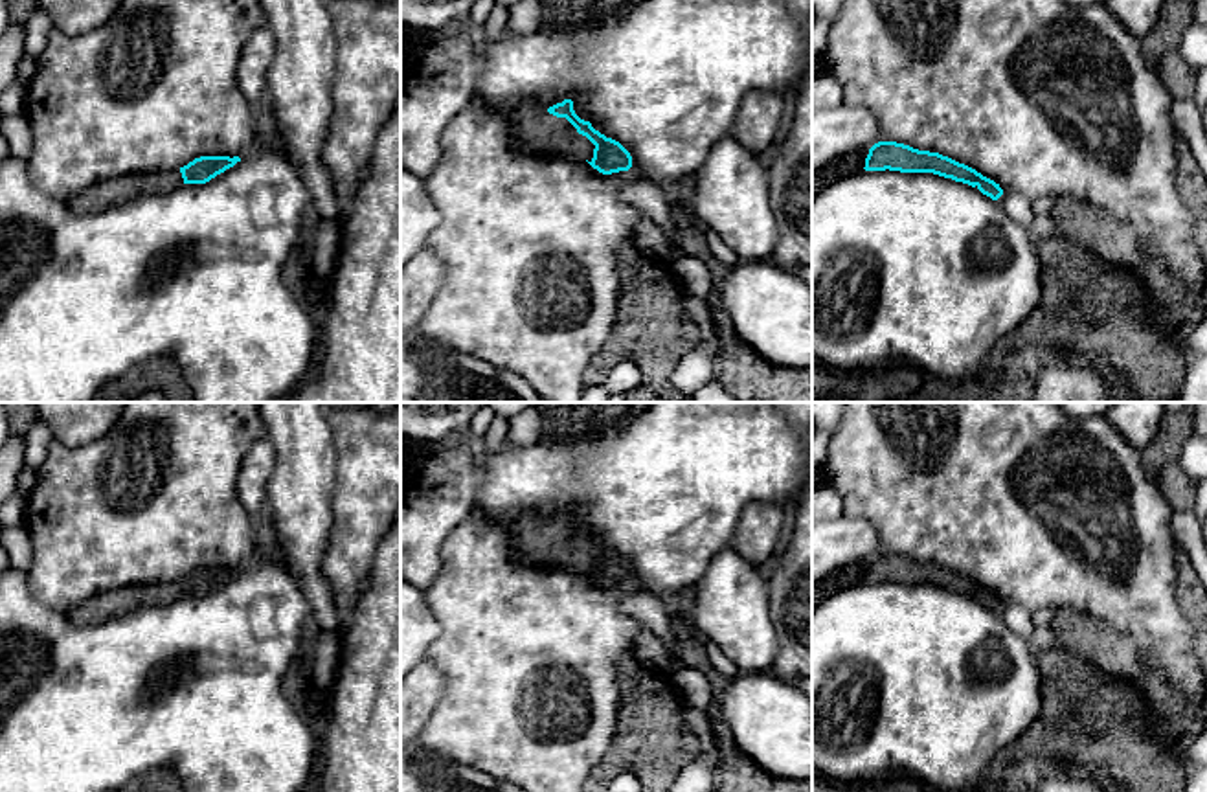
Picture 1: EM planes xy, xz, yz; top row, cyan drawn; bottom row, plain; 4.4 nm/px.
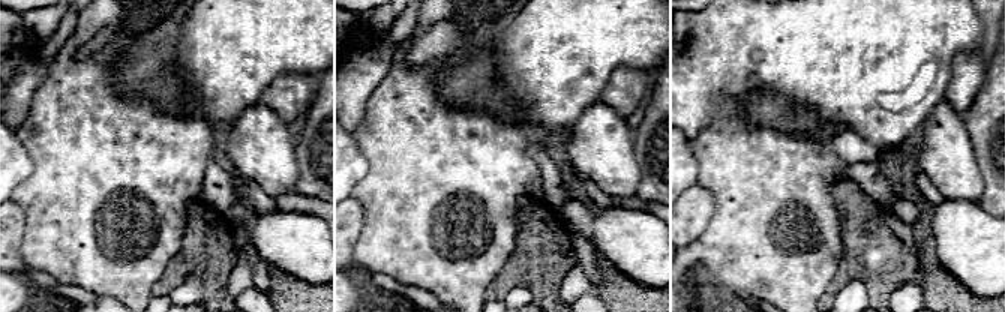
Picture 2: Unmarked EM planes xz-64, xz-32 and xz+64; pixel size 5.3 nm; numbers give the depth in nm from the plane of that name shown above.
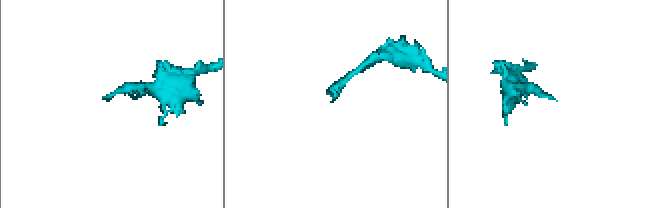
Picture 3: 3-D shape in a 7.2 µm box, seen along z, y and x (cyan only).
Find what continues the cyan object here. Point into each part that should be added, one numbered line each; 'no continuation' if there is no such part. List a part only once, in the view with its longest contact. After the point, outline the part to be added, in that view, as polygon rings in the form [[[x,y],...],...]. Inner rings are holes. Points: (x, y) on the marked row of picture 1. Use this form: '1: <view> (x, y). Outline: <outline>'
1: xz (541, 133). Outline: [[[524,103],[513,112],[520,145],[535,154],[592,162],[595,145],[566,119],[536,103]]]

